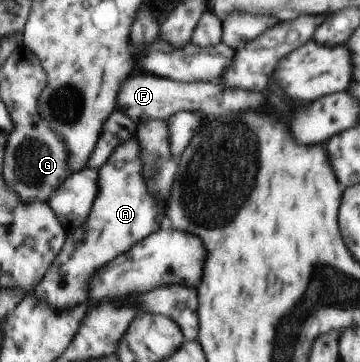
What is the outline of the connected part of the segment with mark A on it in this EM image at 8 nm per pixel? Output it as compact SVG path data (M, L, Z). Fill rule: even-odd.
M134 138L118 146L118 150L114 150L114 158L98 169L98 192L91 208L90 222L79 226L70 238L66 238L66 248L61 250L62 258L54 262L54 270L49 270L34 289L34 297L50 302L50 306L58 306L60 310L86 302L90 296L90 278L102 266L118 254L124 254L154 230L160 230L162 208L152 202L152 196L142 182L142 174L140 148Z

